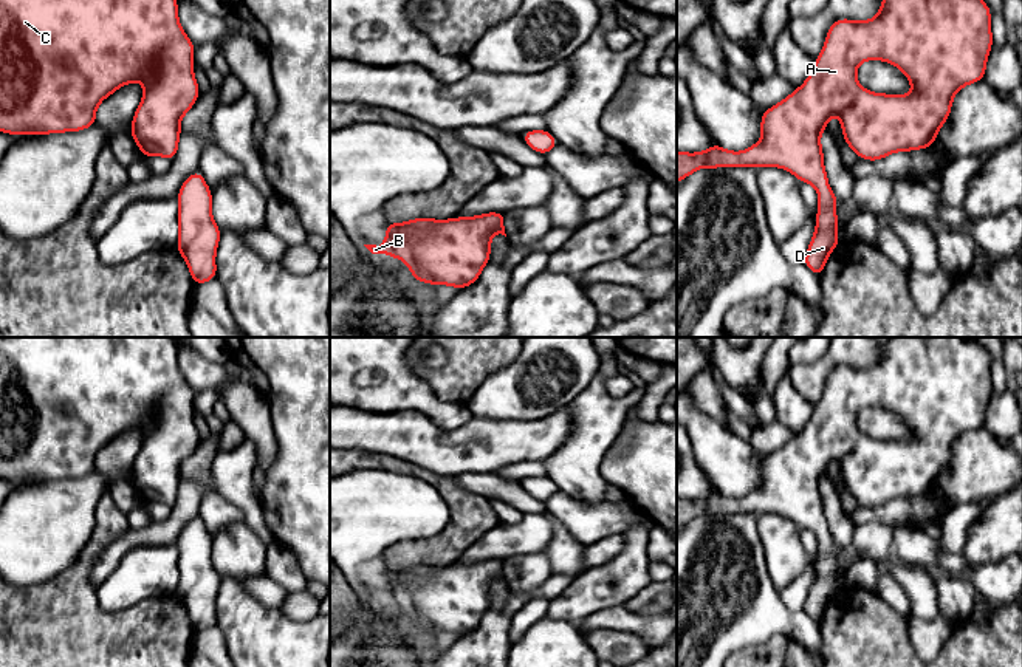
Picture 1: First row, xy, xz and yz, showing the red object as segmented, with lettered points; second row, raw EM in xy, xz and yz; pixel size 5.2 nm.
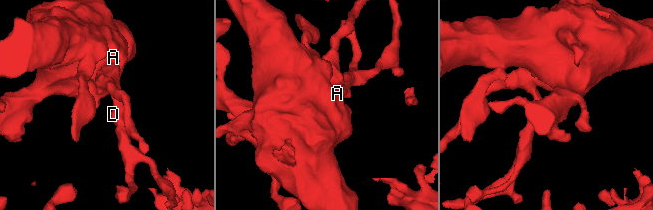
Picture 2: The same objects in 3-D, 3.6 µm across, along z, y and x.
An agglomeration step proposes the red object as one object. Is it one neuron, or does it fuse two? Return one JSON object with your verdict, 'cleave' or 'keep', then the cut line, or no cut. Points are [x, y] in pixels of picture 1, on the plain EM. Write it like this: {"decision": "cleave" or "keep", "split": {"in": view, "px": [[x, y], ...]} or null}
{"decision": "keep", "split": null}

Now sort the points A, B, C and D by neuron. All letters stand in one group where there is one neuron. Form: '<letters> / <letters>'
A B C D

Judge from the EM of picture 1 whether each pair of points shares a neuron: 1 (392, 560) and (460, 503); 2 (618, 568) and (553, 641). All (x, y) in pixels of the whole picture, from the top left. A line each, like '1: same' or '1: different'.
1: same
2: different

